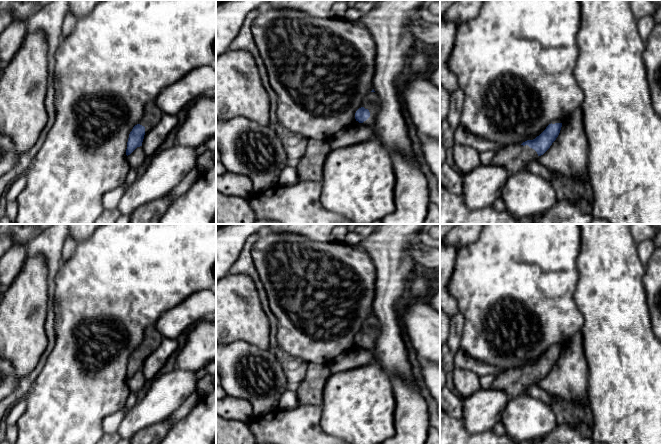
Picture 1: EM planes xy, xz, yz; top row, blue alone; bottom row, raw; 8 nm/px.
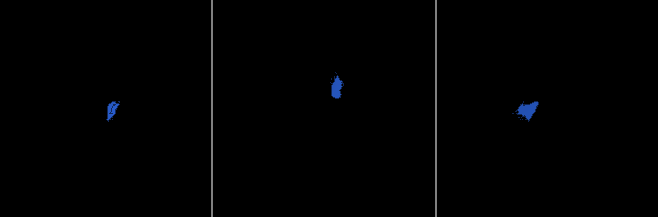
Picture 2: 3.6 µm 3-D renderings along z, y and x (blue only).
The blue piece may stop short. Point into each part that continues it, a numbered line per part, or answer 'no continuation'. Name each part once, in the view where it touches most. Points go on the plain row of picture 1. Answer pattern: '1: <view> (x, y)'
1: xz (370, 326)
2: yz (514, 382)

